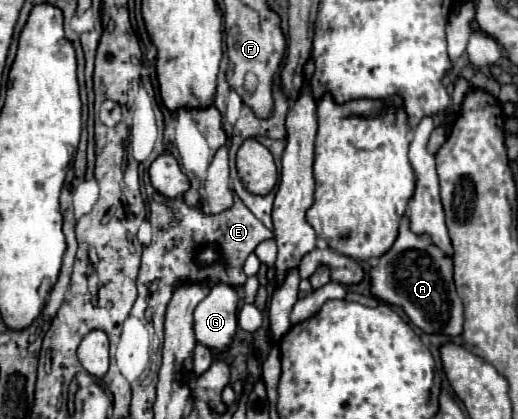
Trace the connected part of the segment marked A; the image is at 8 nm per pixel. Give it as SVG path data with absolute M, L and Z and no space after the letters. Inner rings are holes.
M402 218L394 246L380 256L370 276L372 294L388 304L402 306L410 320L424 332L444 332L448 336L458 336L462 332L464 308L454 288L452 260L446 258L444 252L430 242L430 238L410 232L408 218Z

